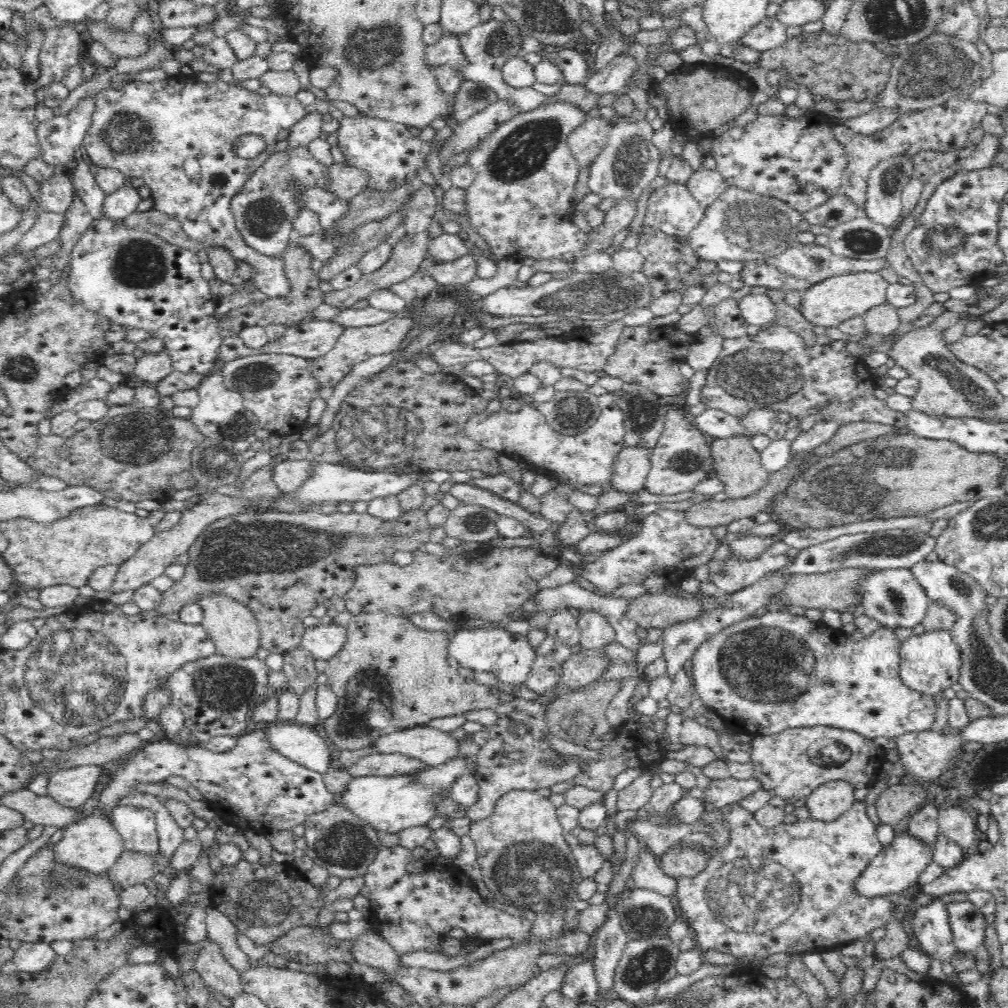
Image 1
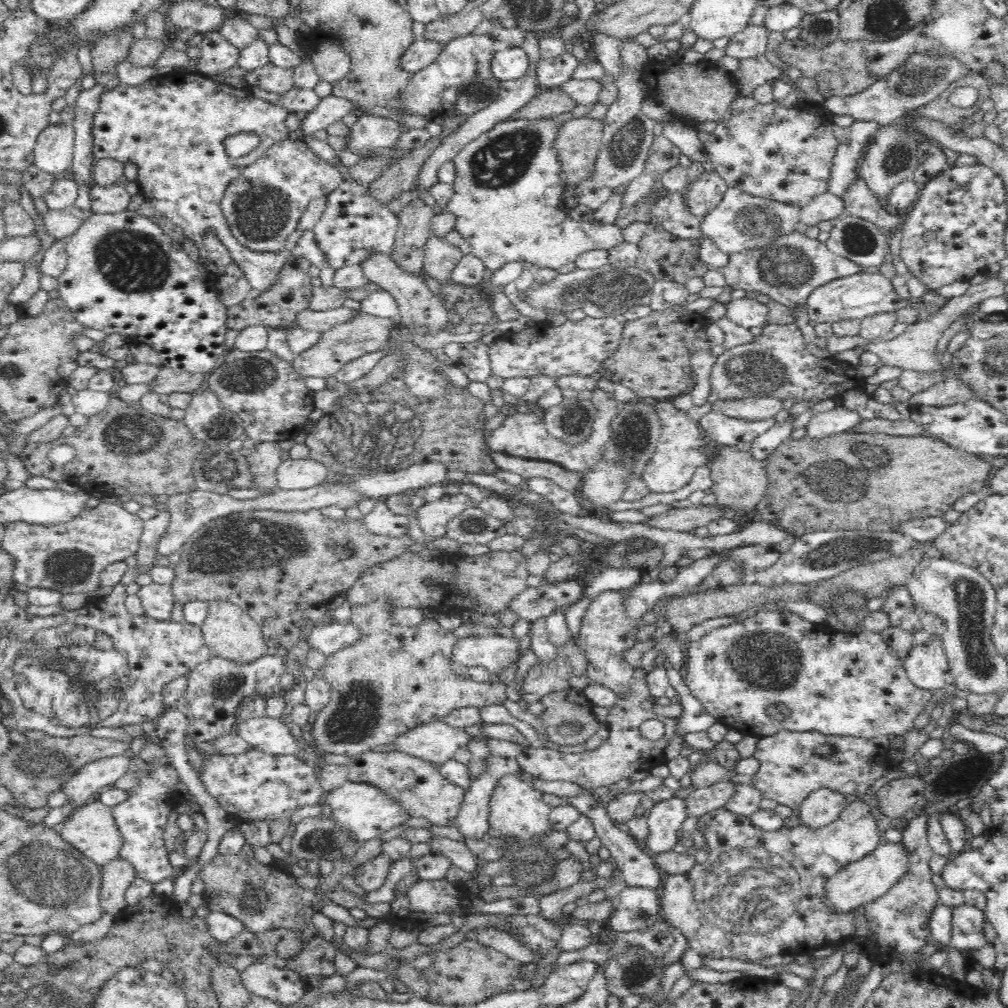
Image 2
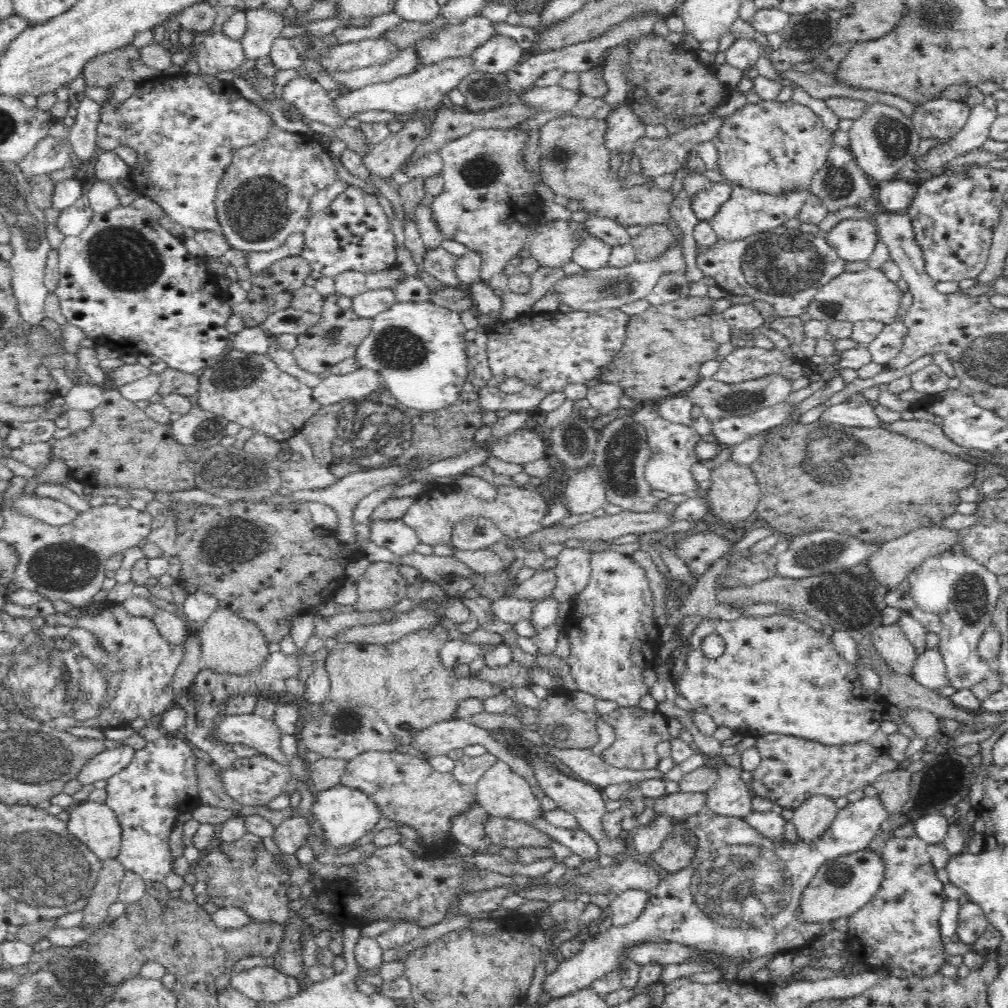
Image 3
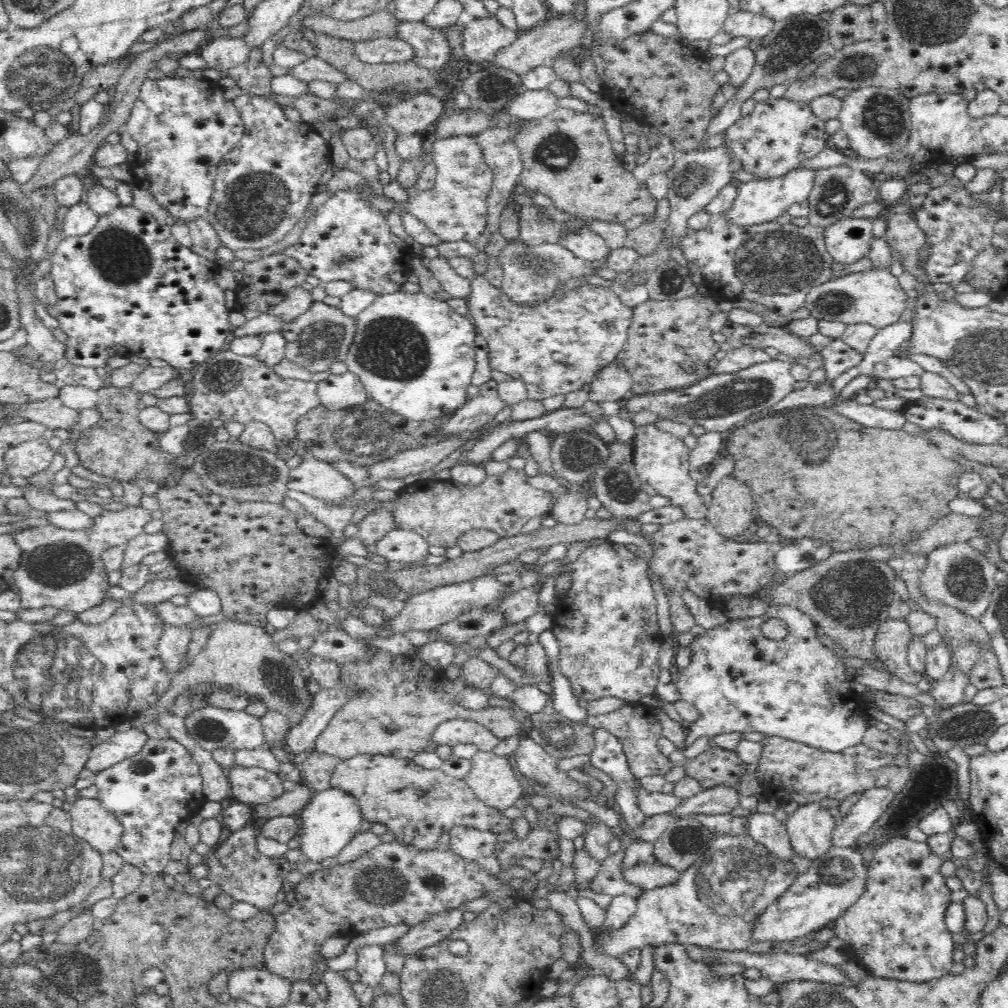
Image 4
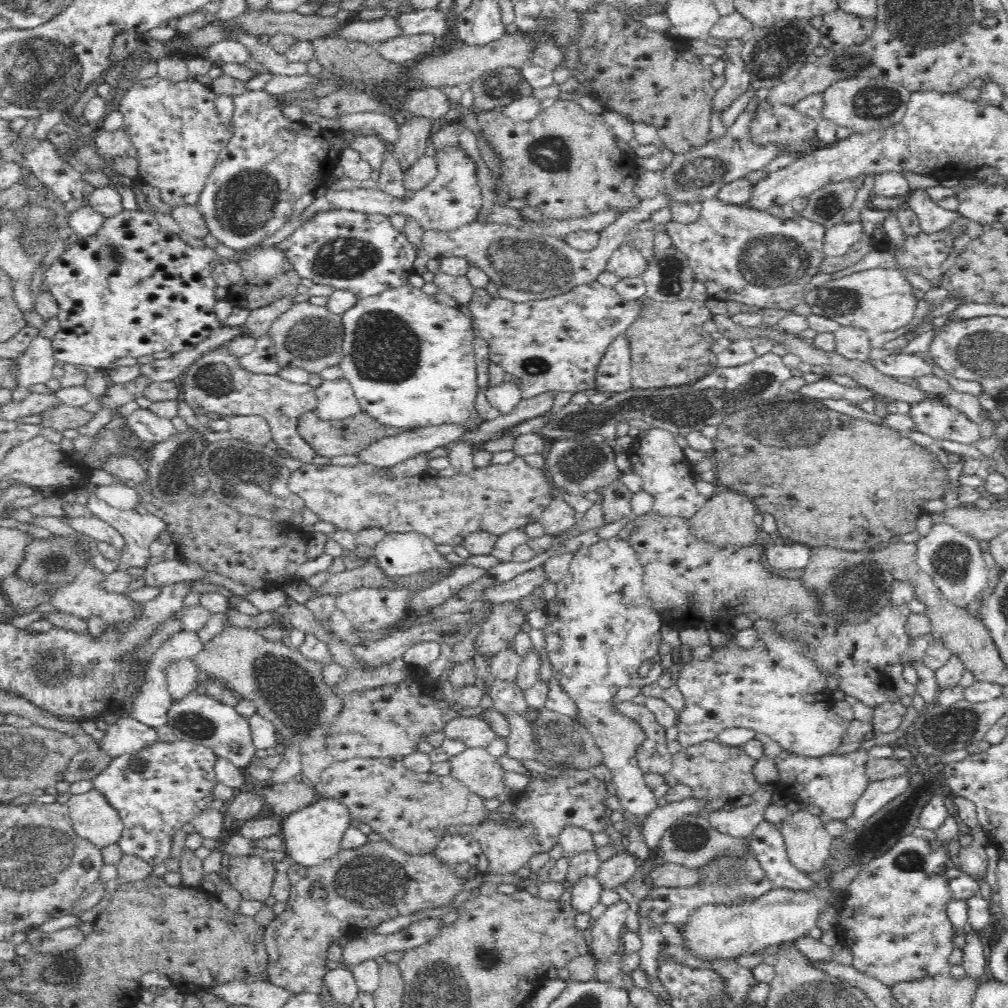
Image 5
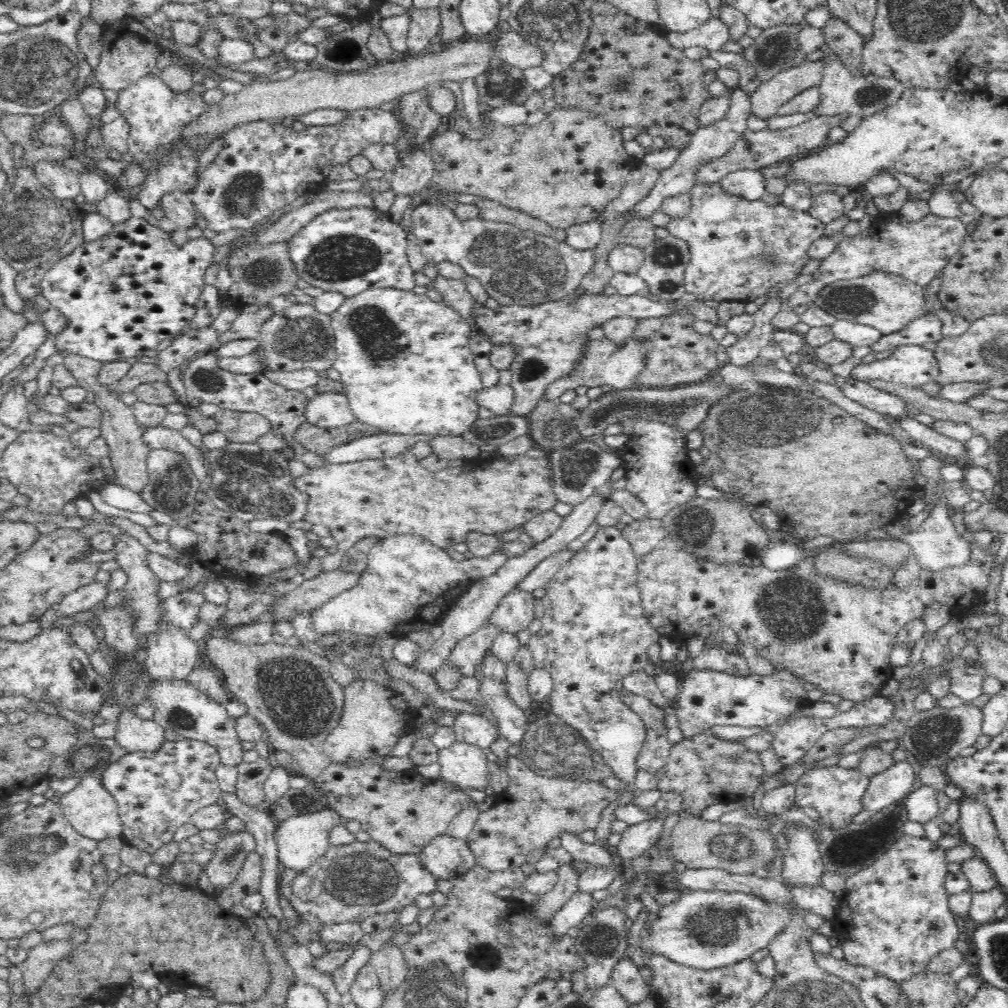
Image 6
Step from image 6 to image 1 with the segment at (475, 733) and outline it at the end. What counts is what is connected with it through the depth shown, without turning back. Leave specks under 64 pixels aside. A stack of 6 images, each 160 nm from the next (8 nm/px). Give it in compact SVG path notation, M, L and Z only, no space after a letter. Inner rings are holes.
M422 725L382 736L382 740L376 740L371 746L376 752L399 753L422 760L429 766L440 766L458 756L462 741L450 732Z

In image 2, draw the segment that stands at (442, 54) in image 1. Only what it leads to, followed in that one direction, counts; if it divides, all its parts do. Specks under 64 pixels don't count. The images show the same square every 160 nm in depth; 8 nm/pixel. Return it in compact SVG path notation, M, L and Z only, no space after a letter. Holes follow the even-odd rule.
M416 39L408 46L408 50L400 56L398 69L414 75L433 64L440 56L443 44L426 39Z

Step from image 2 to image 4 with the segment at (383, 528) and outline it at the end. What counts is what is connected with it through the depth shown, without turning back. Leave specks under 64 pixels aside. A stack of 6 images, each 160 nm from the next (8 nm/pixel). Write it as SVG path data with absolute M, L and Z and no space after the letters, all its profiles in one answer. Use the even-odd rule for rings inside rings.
M392 529L376 544L376 553L386 560L400 564L420 564L428 558L429 543L413 531Z

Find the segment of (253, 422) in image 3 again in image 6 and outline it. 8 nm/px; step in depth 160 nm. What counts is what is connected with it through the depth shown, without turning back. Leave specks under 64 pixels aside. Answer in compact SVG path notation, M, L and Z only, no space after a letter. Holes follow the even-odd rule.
M217 351L206 352L196 358L192 358L182 368L181 379L186 390L189 403L197 400L200 403L212 403L220 409L238 410L240 412L256 412L262 414L270 423L271 431L282 434L288 440L288 448L295 452L294 459L304 462L308 467L323 467L326 465L324 455L316 455L306 451L300 443L294 441L294 432L305 424L306 399L300 391L292 391L277 386L261 373L234 374L218 368L216 359Z

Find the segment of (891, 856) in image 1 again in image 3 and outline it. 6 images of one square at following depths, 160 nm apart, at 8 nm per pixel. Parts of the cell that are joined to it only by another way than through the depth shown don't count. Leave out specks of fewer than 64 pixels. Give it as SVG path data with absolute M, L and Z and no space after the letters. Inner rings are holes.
M868 848L822 863L802 892L798 904L798 921L822 925L842 917L850 917L876 896L882 884L882 877L884 870L881 856Z

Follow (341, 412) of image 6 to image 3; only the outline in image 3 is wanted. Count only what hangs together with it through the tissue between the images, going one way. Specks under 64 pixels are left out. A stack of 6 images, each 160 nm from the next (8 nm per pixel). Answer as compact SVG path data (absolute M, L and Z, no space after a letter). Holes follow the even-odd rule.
M358 368L342 375L330 375L313 388L313 398L322 406L360 401L380 386L379 376L371 370Z

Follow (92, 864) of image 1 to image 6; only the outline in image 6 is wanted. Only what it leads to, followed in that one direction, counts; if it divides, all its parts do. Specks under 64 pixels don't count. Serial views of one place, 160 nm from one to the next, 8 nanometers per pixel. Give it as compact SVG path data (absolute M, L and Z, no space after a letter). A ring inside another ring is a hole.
M96 771L94 774L84 773L73 789L61 796L59 805L66 820L69 820L76 832L82 833L82 836L101 841L104 838L118 836L123 832L117 800L104 787L101 771Z

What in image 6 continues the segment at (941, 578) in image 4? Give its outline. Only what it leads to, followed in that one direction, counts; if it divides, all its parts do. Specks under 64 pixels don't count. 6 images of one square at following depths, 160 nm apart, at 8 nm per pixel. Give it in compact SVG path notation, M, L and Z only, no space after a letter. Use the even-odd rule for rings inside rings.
M936 502L934 508L929 509L930 514L926 518L926 522L916 528L916 534L902 534L900 538L909 545L909 548L918 557L918 563L923 569L950 568L954 565L964 564L970 557L970 542L958 534L955 526L950 522L950 507L944 502Z

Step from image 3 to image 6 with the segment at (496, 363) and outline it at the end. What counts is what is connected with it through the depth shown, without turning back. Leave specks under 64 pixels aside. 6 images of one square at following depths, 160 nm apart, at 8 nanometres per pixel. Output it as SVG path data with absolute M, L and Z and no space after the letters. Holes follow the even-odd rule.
M586 294L578 300L571 300L570 296L552 303L538 304L538 306L518 306L517 304L502 306L492 310L484 305L473 308L472 322L474 329L486 334L492 344L514 343L518 349L518 356L510 366L512 378L509 384L514 390L514 402L510 408L510 415L530 415L545 394L547 386L559 376L568 374L575 365L581 346L588 337L588 332L596 326L601 326L605 320L613 316L630 315L645 319L650 317L670 316L678 309L673 302L658 301L650 296L638 294L622 296Z

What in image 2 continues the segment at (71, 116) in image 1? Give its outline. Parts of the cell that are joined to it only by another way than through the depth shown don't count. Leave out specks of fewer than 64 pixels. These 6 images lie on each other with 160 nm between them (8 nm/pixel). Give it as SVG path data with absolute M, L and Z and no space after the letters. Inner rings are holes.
M48 124L35 142L33 164L44 172L67 176L73 163L73 125Z

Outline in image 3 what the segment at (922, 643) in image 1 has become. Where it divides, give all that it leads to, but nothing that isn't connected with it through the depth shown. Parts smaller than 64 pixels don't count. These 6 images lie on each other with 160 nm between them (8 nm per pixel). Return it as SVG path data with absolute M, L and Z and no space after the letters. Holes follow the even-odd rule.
M927 648L917 656L912 668L912 678L921 686L939 691L948 686L948 676L942 653L937 648Z

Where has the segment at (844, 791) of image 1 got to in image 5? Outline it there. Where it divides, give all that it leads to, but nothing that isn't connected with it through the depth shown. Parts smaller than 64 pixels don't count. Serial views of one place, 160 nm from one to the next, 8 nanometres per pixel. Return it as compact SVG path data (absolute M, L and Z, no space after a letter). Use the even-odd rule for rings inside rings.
M806 810L789 812L781 822L789 861L804 875L820 872L831 856L833 837L826 831L820 817Z

